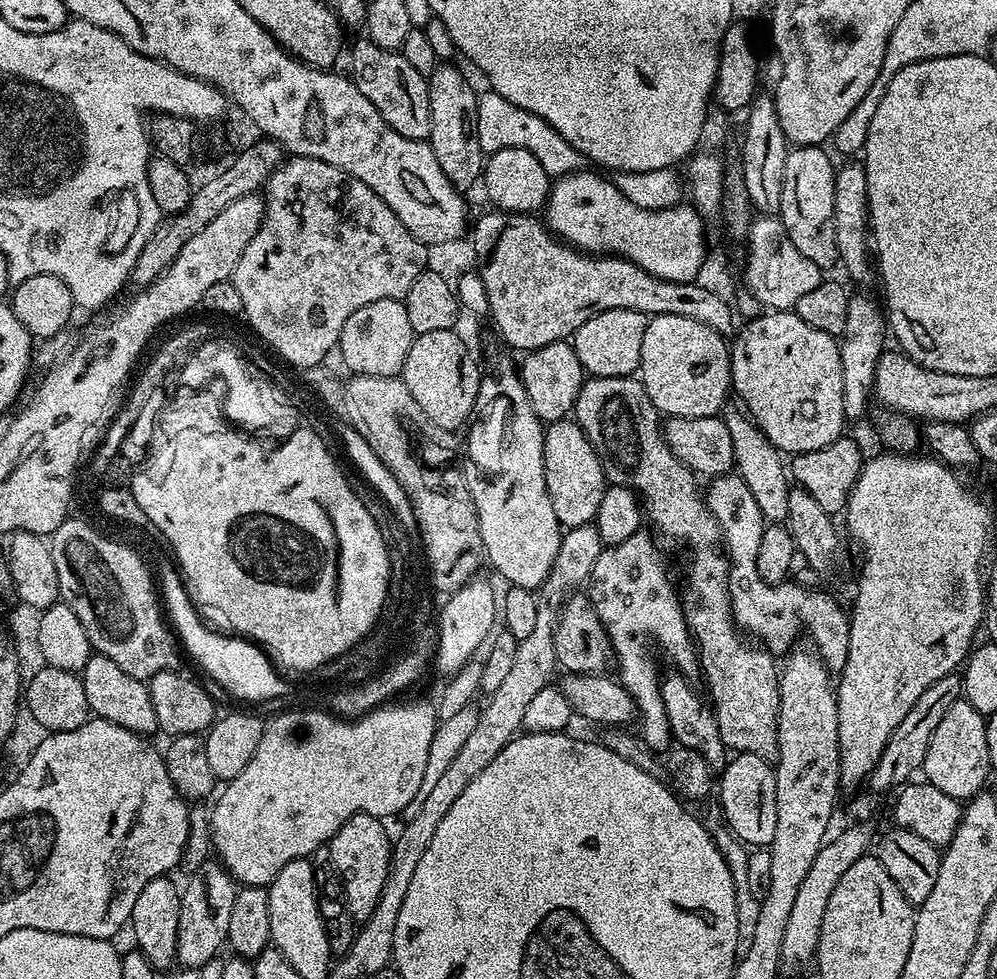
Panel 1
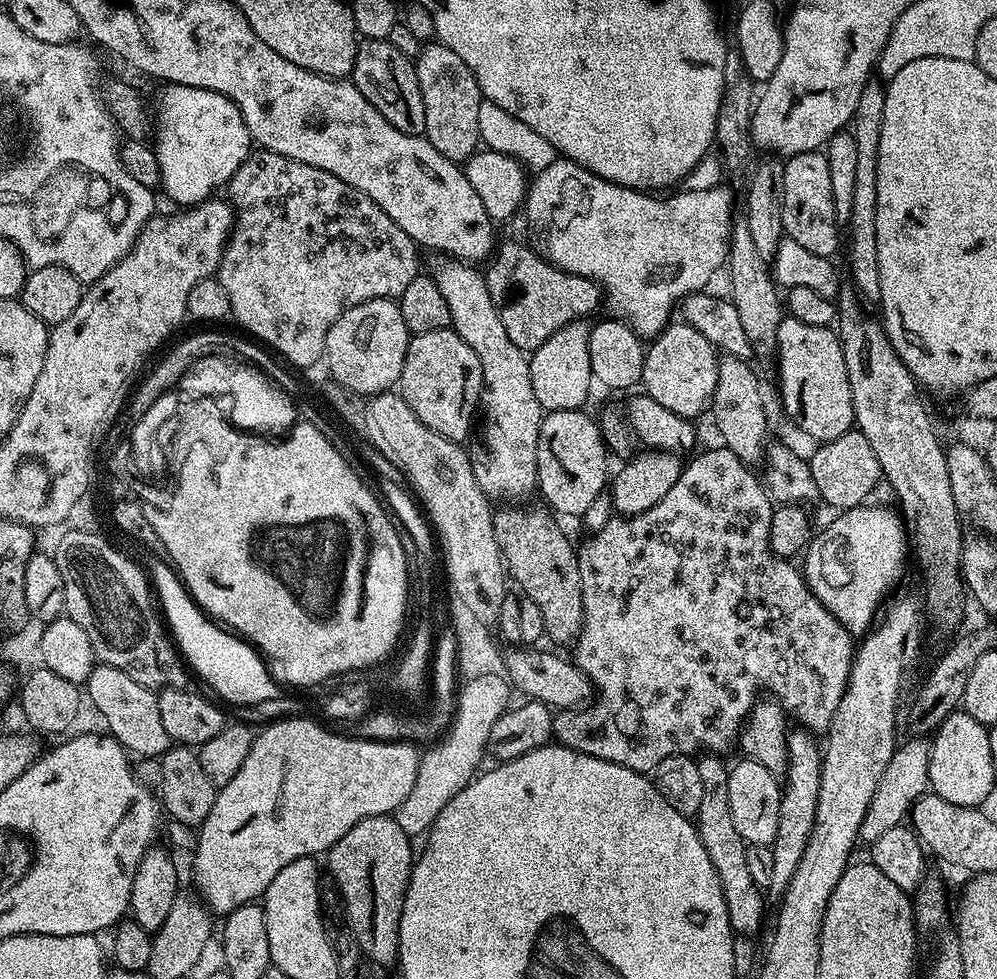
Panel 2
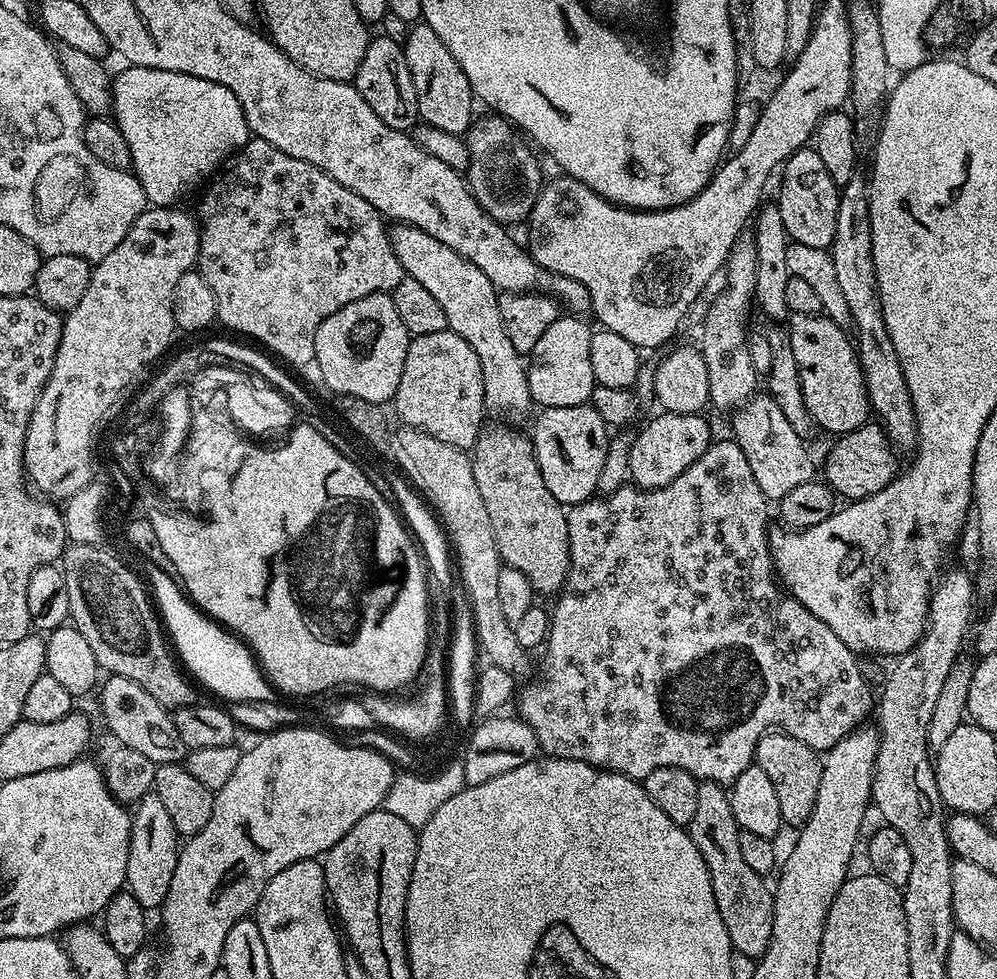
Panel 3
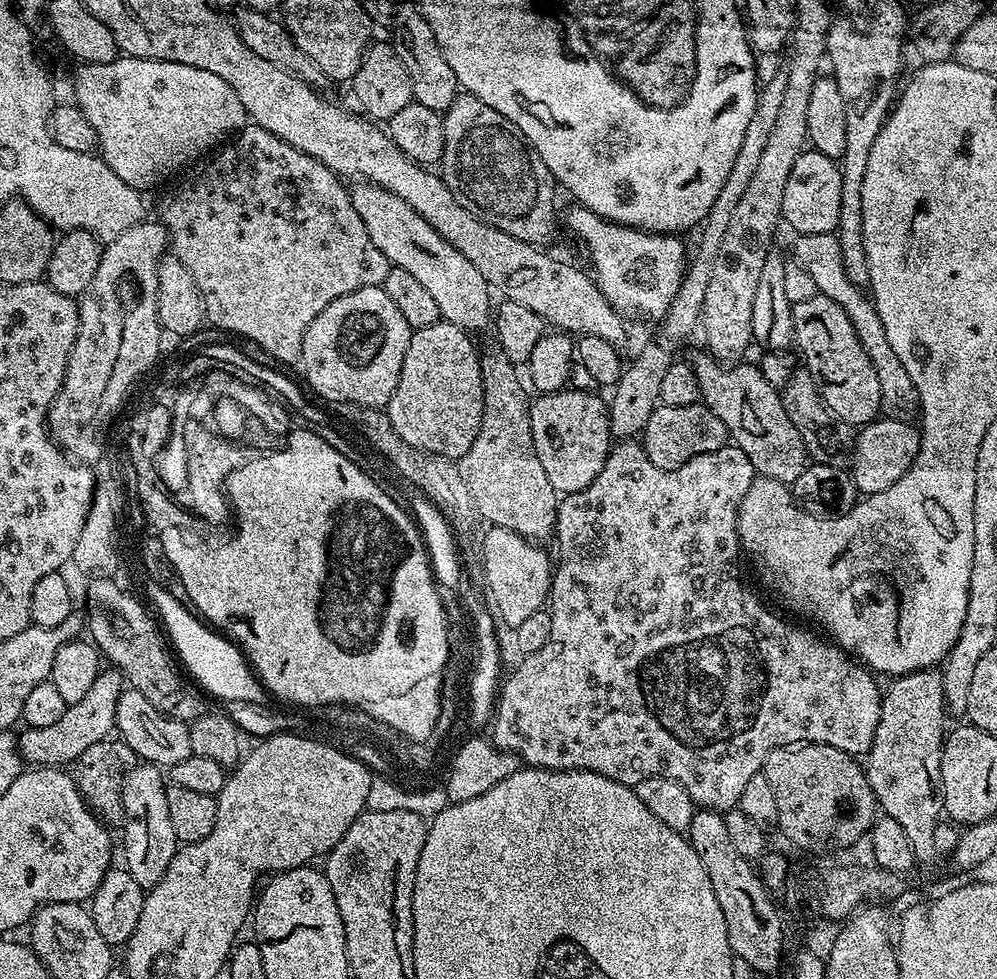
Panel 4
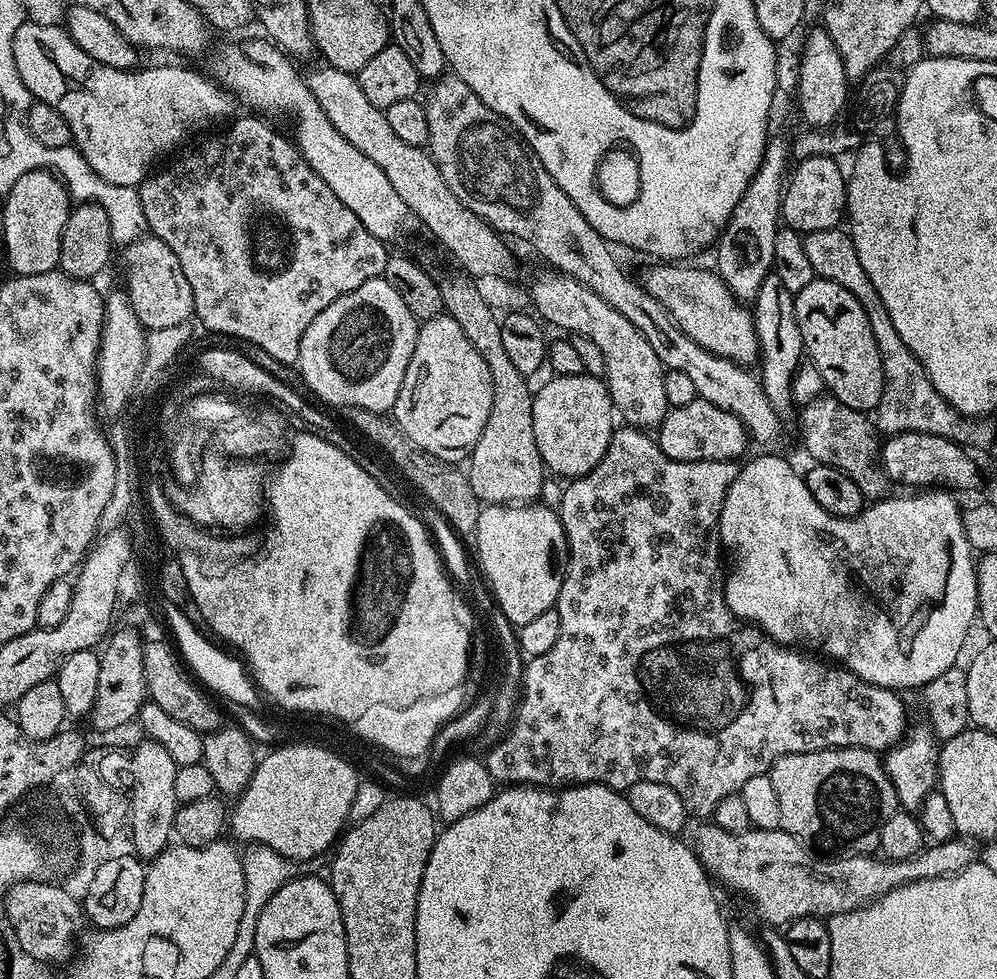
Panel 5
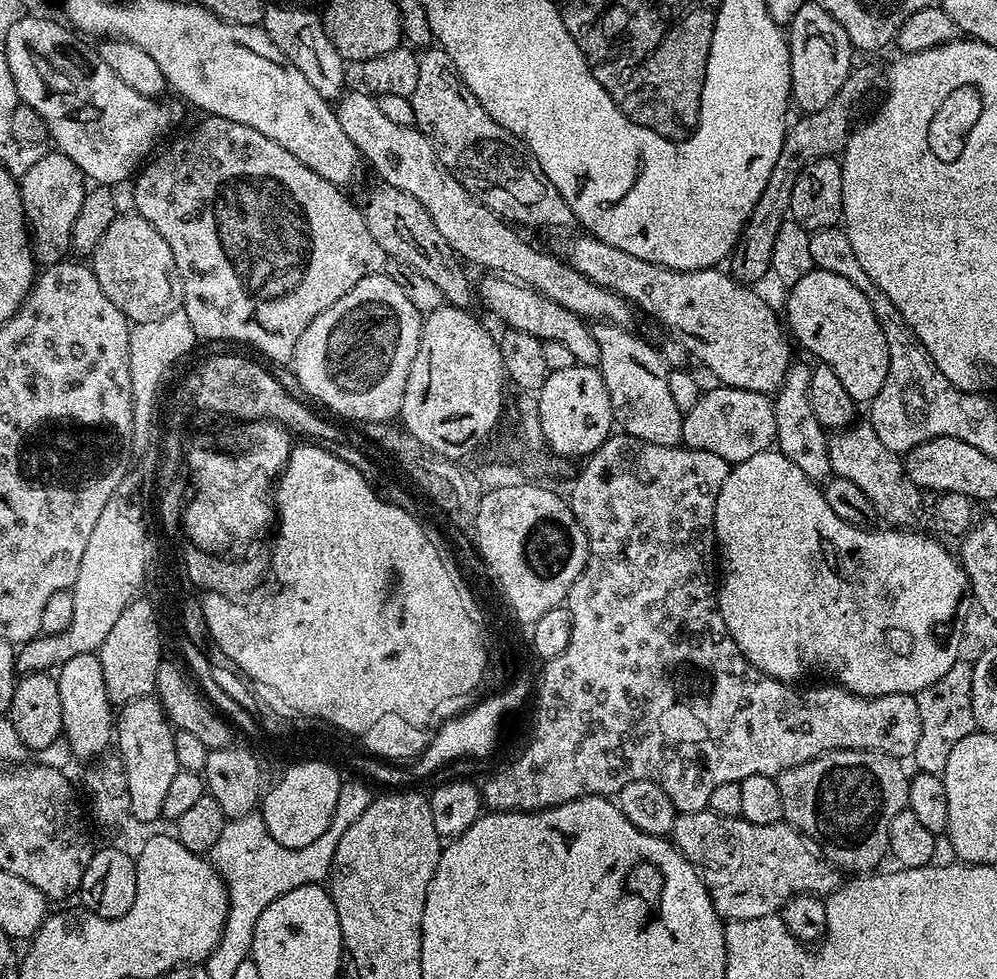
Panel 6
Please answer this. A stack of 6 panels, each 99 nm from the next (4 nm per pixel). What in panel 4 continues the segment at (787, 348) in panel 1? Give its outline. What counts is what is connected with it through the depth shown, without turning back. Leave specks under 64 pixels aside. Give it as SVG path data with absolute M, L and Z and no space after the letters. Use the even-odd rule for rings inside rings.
M817 294L806 302L798 302L792 305L792 317L794 318L794 344L800 347L800 356L803 367L813 376L817 384L818 394L821 395L825 406L846 424L863 426L881 415L880 399L882 390L878 386L878 374L874 374L874 366L858 340L858 334L854 330L854 322L850 322L850 314L838 306L831 298Z

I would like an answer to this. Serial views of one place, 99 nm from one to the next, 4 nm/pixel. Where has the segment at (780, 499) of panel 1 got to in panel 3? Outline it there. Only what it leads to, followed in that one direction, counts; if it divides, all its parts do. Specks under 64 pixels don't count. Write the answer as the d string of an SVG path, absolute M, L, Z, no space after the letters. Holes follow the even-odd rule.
M741 234L734 241L728 261L722 269L723 276L724 289L713 298L704 316L704 333L700 336L698 347L704 356L706 374L710 378L708 399L711 407L731 413L743 408L752 399L758 383L748 349L748 311L754 308L756 294L756 247L751 235Z

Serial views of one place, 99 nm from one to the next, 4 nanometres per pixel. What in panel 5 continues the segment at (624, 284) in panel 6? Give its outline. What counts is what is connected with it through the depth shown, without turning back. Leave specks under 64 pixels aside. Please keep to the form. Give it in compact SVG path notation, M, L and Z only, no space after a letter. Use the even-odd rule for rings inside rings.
M652 262L638 282L670 314L670 318L682 331L694 338L698 346L718 354L735 364L752 366L760 354L760 339L751 311L732 295L732 291L720 281L715 271L704 268L687 268L684 262Z

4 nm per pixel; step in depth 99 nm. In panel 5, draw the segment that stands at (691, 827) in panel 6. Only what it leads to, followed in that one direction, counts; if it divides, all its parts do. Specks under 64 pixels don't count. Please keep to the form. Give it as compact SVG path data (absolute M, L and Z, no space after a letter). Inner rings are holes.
M714 823L705 824L705 828L696 836L696 844L694 843L694 851L703 864L704 871L709 877L717 881L720 879L726 887L741 892L746 899L753 900L756 903L757 914L768 923L768 926L780 926L776 924L787 926L793 920L831 918L838 914L846 914L850 910L861 908L864 904L871 904L879 896L885 896L898 886L926 878L958 874L978 860L977 845L967 838L953 838L941 844L929 843L920 849L919 854L911 856L908 860L884 858L875 860L875 855L872 854L840 854L835 858L825 858L823 855L813 854L781 827L774 830L752 828L742 834L730 834Z

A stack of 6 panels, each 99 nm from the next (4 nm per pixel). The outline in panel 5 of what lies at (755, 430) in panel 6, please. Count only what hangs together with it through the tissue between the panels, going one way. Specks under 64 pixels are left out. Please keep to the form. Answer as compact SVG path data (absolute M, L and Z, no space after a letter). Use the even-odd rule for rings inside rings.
M699 398L690 402L690 406L669 408L664 421L658 426L654 439L668 460L678 462L739 461L740 455L747 450L748 444L750 445L748 431L744 429L744 423L737 416Z

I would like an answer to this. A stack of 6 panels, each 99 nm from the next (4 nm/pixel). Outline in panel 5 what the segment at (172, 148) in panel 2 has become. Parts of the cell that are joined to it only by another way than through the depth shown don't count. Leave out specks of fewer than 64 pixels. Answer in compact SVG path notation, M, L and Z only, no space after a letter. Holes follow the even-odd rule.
M160 64L157 68L140 66L135 70L102 66L94 68L90 74L92 78L86 88L70 94L62 102L62 118L66 118L66 126L70 126L72 144L86 160L90 170L119 188L136 188L149 175L155 156L178 147L191 132L215 120L227 121L233 115L233 97L215 79L207 80L192 68L179 68L176 64Z

